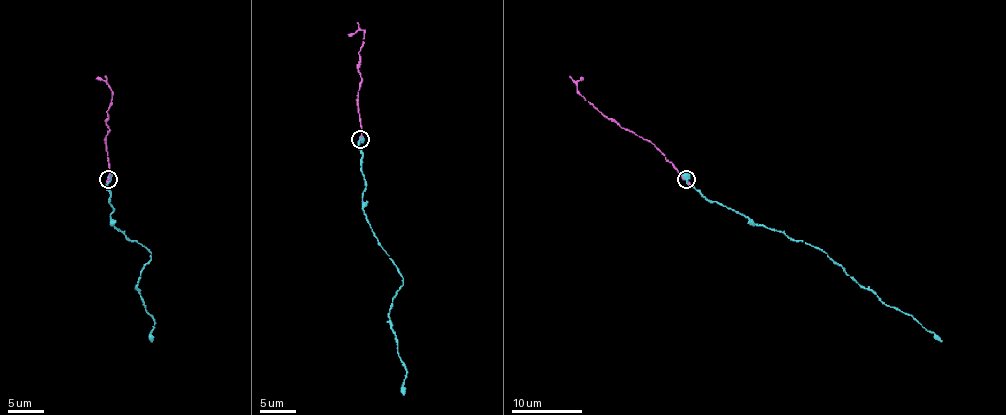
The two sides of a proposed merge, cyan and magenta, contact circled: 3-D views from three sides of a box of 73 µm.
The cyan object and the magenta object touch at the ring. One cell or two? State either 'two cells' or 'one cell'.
one cell

